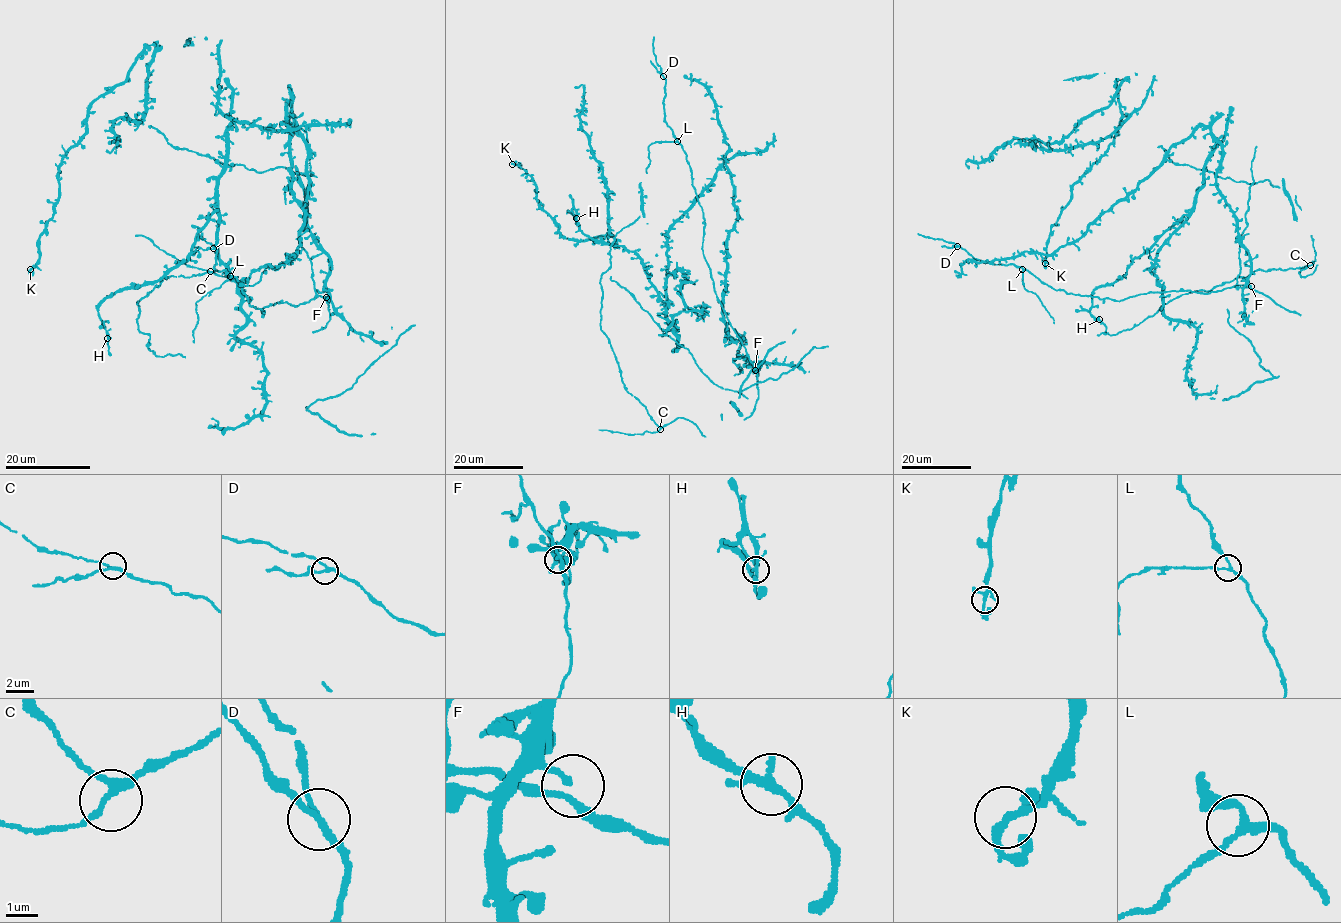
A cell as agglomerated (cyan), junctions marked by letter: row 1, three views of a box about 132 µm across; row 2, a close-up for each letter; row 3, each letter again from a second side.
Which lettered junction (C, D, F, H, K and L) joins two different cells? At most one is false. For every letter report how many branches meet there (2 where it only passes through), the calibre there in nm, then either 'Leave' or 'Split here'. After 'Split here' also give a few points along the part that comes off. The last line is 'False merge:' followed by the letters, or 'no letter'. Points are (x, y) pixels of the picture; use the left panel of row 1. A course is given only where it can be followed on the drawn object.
C: Branches: 3. Thickness 200 nm. Leave
D: Branches: 3. Thickness 180 nm. Split here. Course of the part to remove: (213, 249), (198, 248)
F: Branches: 3. Thickness 130 nm. Leave
H: Branches: 3. Thickness 200 nm. Leave
K: Branches: 3. Thickness 190 nm. Leave
L: Branches: 3. Thickness 190 nm. Leave
False merge: D

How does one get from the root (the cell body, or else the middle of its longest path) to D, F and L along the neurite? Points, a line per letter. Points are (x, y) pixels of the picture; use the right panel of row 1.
D: (1205, 293), (1148, 292), (1120, 300), (1068, 293), (1043, 284), (1022, 267), (984, 263), (956, 246)
F: (1205, 293), (1237, 285), (1251, 286)
L: (1205, 293), (1148, 292), (1120, 300), (1100, 299), (1055, 290), (1022, 269)

